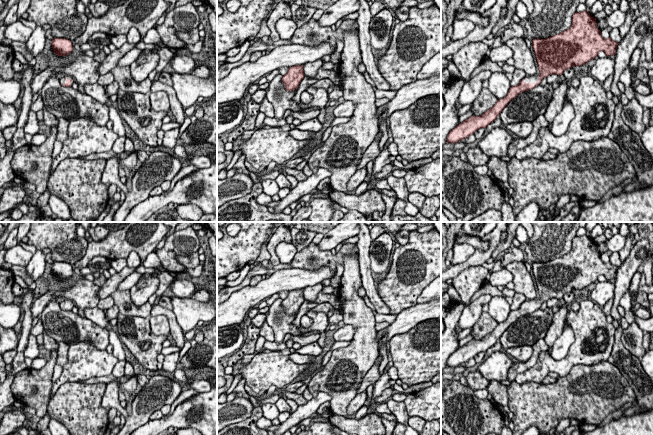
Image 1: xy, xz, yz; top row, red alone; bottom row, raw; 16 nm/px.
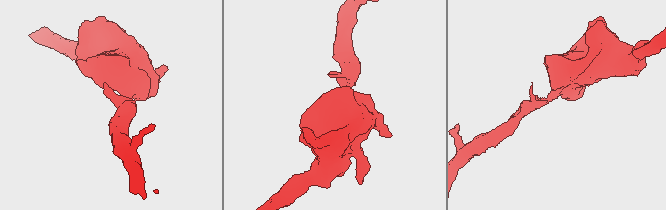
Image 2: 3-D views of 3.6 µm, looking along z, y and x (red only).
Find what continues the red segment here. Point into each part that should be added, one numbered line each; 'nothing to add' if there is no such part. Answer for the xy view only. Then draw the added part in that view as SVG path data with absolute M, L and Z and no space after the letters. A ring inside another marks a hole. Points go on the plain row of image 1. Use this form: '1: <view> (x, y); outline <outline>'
1: xy (63, 304); outline M64 299L64 300L60 303L61 309L64 308L64 307L66 307L66 303L67 303L67 302L72 304L72 308L75 306L74 301L69 300L69 299ZM71 308L70 310L72 310L72 308Z

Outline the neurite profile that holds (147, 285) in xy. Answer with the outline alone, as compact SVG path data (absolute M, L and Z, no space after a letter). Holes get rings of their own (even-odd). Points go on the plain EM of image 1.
M160 271L144 273L139 281L131 287L129 291L134 305L138 307L142 306L148 302L151 295L155 294L160 284L160 280L158 279L160 273Z

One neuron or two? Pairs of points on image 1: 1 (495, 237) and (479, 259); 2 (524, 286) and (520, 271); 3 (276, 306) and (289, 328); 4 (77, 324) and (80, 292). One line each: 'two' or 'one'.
1: one
2: one
3: one
4: two

